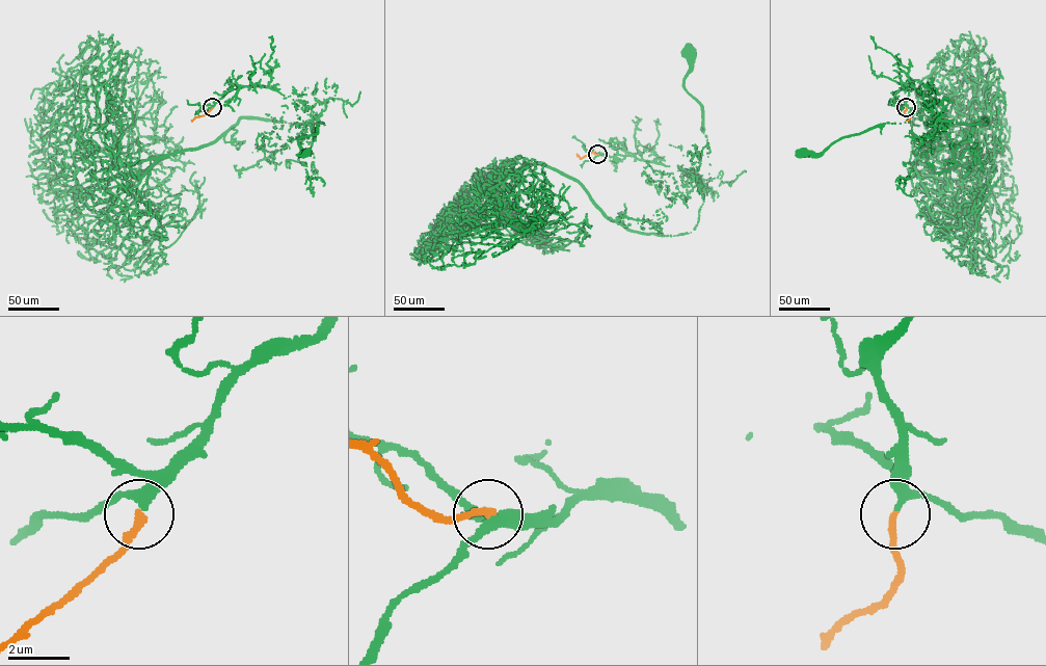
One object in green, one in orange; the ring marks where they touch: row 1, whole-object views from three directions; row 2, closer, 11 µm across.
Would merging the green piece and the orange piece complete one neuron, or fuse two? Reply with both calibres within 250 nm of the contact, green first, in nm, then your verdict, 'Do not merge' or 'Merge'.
Thickness 280 nm (green) against 240 nm. Merge

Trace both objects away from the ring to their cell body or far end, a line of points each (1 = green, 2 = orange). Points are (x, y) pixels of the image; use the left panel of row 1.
1: (212, 107), (246, 86), (295, 90), (301, 109), (309, 106), (324, 125), (298, 139), (305, 153)
2: (212, 107), (192, 121)

